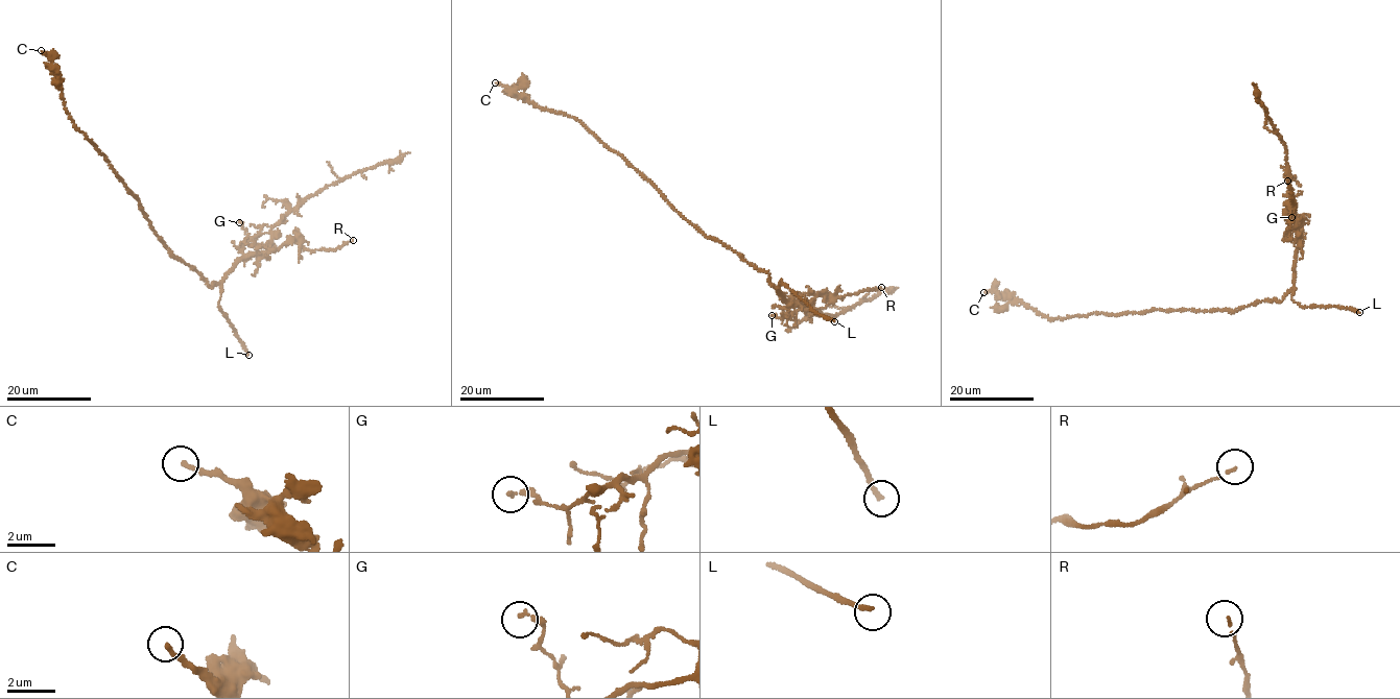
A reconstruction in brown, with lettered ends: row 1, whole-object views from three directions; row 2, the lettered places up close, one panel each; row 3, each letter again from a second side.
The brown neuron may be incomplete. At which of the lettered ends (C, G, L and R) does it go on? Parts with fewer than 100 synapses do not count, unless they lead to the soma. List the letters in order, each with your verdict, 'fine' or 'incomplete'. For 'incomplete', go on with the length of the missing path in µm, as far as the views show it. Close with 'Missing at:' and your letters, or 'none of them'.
C: fine
G: fine
L: incomplete; missing 30 µm
R: fine
Missing at: L

